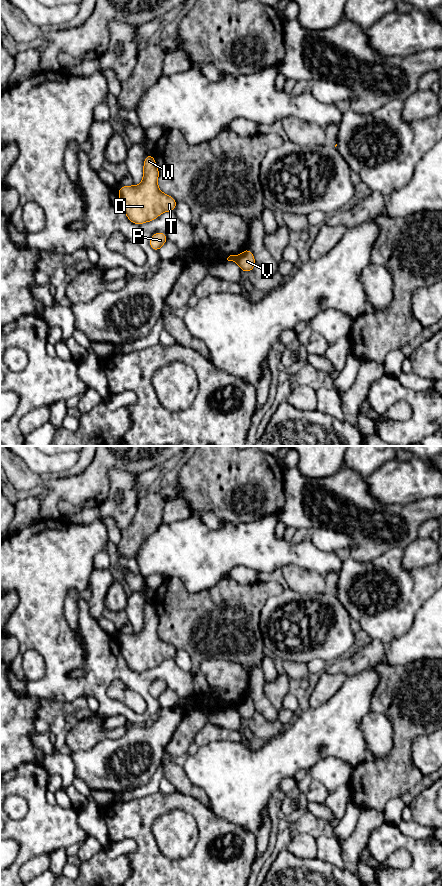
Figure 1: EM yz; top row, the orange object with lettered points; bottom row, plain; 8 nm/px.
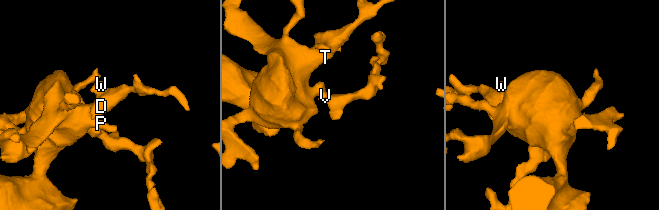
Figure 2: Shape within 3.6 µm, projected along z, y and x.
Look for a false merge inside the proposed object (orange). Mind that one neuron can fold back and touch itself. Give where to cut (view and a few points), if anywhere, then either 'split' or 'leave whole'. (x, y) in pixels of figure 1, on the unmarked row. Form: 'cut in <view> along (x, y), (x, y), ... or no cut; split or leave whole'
cut in yz along (239, 704), (237, 709); split

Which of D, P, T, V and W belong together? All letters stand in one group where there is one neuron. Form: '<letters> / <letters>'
D P T W / V

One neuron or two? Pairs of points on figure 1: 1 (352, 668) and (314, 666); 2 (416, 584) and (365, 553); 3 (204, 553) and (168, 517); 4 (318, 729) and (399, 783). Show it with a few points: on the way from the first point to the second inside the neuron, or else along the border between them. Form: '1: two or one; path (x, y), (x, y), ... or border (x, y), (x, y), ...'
1: two; border (328, 664), (324, 670)
2: two; border (395, 547), (367, 562), (358, 562), (351, 558)
3: two; border (192, 514), (186, 518), (162, 524)
4: two; border (366, 761), (353, 768)

